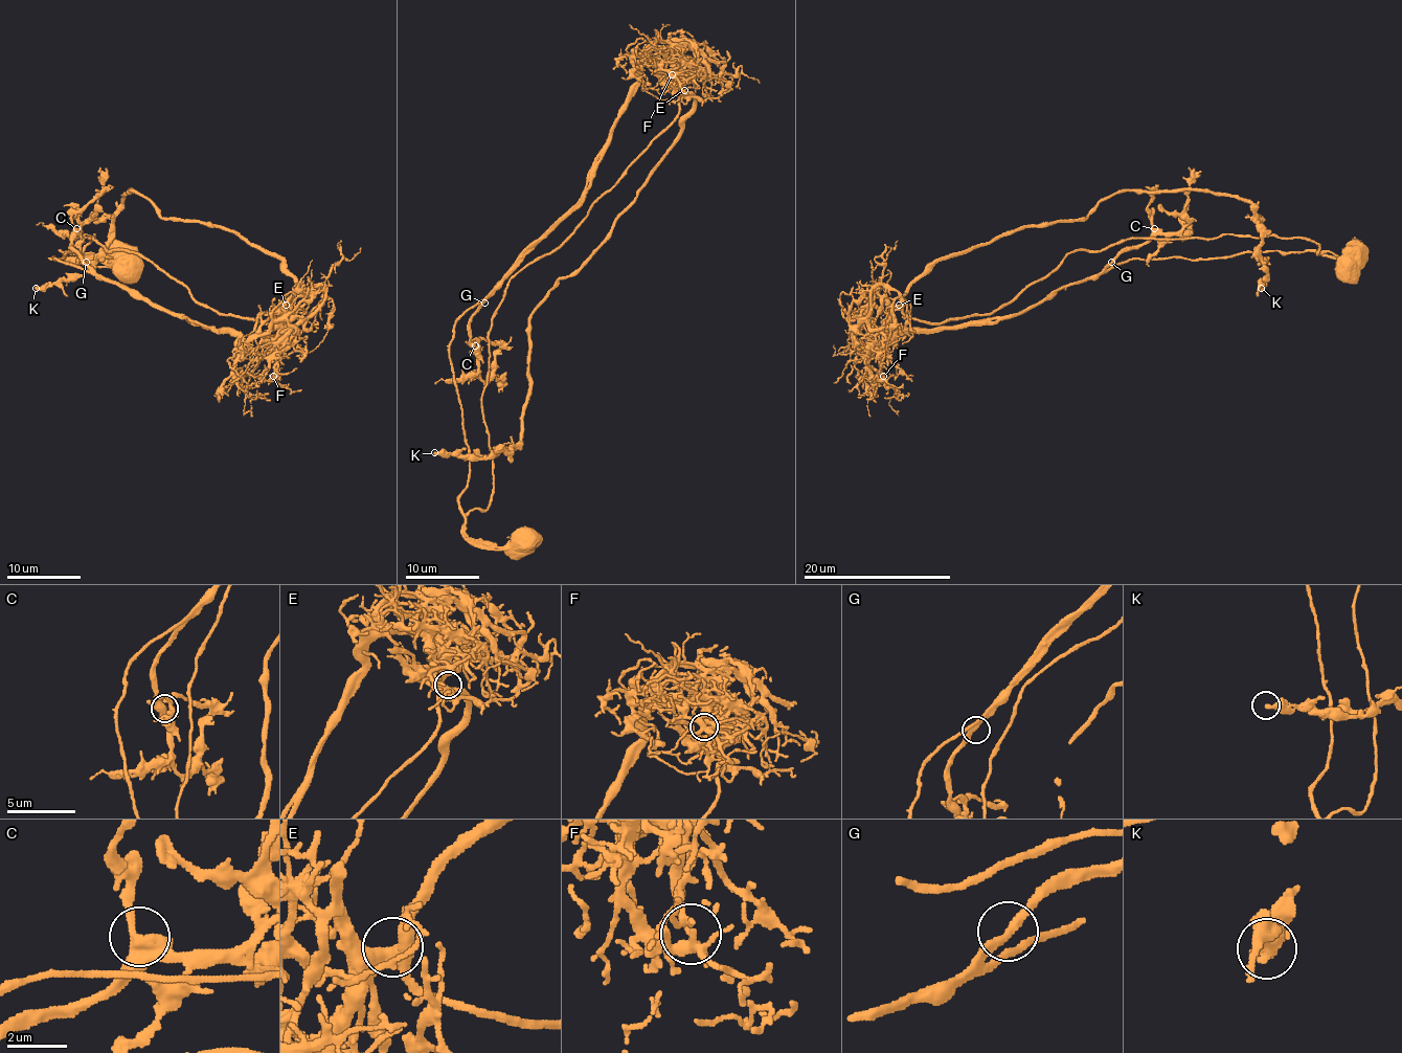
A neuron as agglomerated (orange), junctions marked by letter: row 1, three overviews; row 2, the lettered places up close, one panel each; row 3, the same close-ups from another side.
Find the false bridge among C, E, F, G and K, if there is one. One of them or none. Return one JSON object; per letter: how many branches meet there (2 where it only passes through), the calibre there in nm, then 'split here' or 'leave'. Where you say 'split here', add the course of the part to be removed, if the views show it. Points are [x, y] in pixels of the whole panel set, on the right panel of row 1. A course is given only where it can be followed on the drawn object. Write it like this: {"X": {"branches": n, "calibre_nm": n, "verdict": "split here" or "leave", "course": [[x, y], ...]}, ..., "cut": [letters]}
{"C": {"branches": 3, "calibre_nm": 360, "verdict": "leave"}, "E": {"branches": 3, "calibre_nm": 460, "verdict": "leave"}, "F": {"branches": 7, "calibre_nm": 320, "verdict": "split here", "course": [[884, 377], [897, 308], [930, 323], [989, 315], [1070, 252], [1128, 238], [1304, 238], [1354, 259], [1342, 271]]}, "G": {"branches": 2, "calibre_nm": 320, "verdict": "leave"}, "K": {"branches": 1, "calibre_nm": 360, "verdict": "leave"}, "cut": ["F"]}

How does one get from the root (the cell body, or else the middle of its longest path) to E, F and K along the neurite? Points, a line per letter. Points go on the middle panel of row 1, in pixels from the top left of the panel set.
E: (524, 538), (478, 547), (466, 532), (466, 515), (493, 495), (482, 411), (493, 312), (676, 115), (684, 90)
F: (524, 538), (478, 547), (466, 532), (454, 323), (579, 201), (637, 73), (668, 59), (671, 75)
K: (524, 538), (466, 532), (493, 495), (493, 312), (690, 93), (636, 201), (533, 314), (523, 438), (434, 452)

